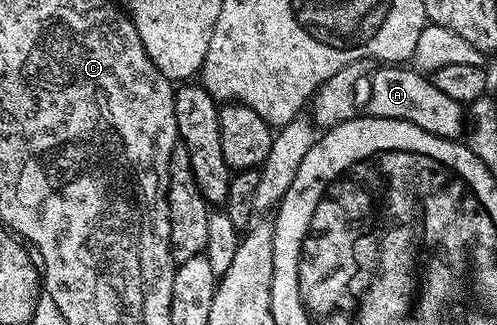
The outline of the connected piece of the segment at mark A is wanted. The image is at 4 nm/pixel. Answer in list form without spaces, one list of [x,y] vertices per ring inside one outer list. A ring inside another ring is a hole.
[[[380,66],[373,71],[368,86],[366,112],[378,118],[405,120],[414,126],[422,126],[422,130],[430,134],[444,136],[447,140],[463,137],[466,132],[465,105],[442,94],[431,78],[411,66]]]

